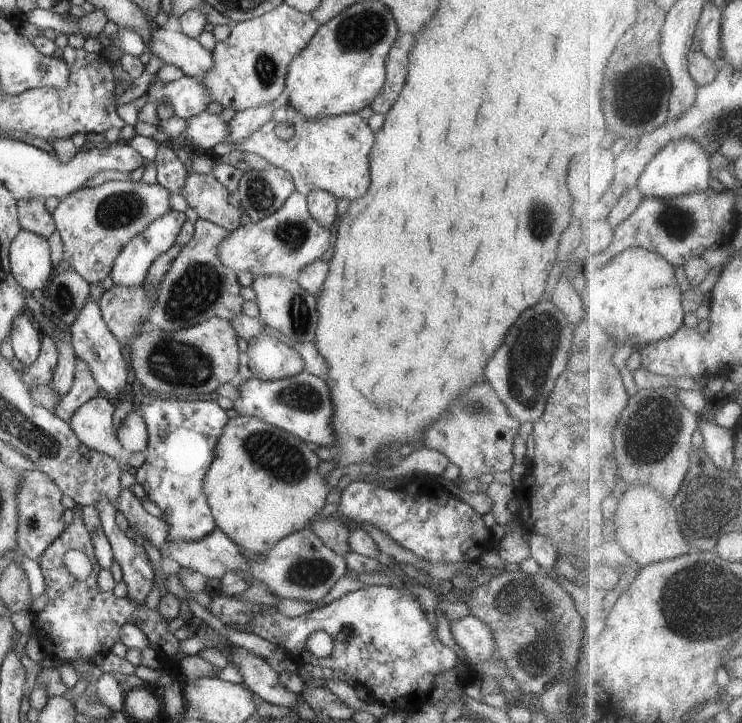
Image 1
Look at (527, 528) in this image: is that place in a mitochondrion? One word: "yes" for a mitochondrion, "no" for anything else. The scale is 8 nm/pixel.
no

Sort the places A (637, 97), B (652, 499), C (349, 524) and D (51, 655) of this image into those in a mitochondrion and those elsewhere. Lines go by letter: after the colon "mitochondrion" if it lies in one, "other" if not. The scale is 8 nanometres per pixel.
A: mitochondrion
B: other
C: other
D: other

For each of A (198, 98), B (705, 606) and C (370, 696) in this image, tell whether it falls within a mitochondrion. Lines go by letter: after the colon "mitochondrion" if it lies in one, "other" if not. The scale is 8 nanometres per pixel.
A: other
B: mitochondrion
C: other

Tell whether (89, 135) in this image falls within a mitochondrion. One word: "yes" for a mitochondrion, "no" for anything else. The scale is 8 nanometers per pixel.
no

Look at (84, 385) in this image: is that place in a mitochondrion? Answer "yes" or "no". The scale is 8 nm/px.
no

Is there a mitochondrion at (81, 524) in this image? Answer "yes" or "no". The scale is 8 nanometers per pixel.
no

